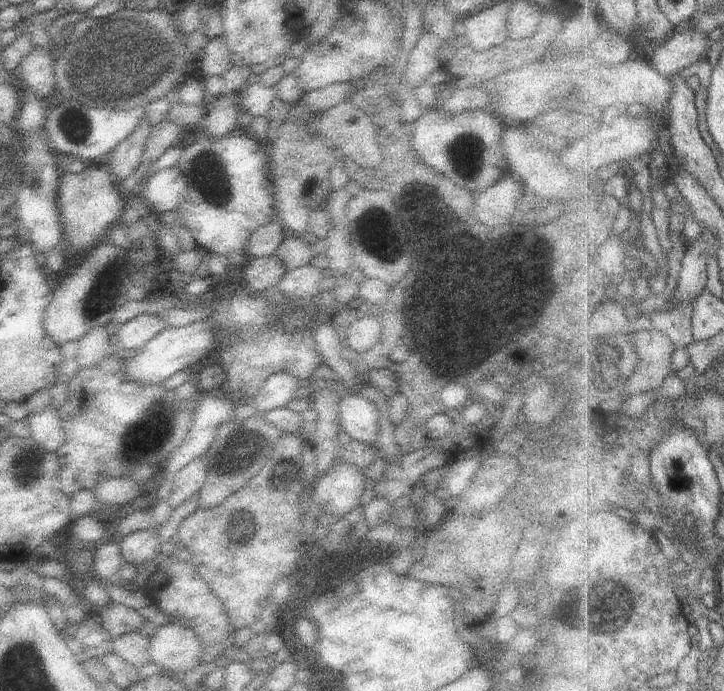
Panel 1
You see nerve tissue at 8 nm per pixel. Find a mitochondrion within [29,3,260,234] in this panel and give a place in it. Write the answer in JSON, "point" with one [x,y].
{"point":[120,61]}

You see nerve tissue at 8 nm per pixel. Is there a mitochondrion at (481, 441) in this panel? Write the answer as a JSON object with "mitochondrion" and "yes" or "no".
{"mitochondrion":"no"}

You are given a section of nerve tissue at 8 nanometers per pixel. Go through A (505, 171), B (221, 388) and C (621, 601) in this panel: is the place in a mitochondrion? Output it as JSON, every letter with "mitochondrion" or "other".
{"A":"other","B":"other","C":"mitochondrion"}

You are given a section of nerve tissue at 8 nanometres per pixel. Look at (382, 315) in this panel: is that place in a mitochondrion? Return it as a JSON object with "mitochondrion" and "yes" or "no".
{"mitochondrion":"no"}

